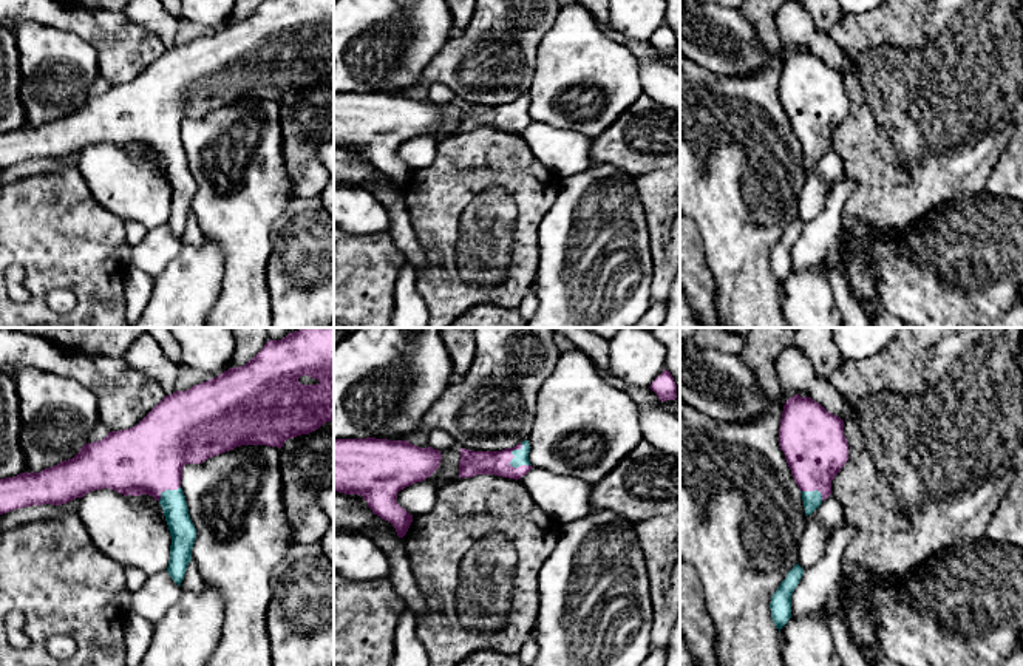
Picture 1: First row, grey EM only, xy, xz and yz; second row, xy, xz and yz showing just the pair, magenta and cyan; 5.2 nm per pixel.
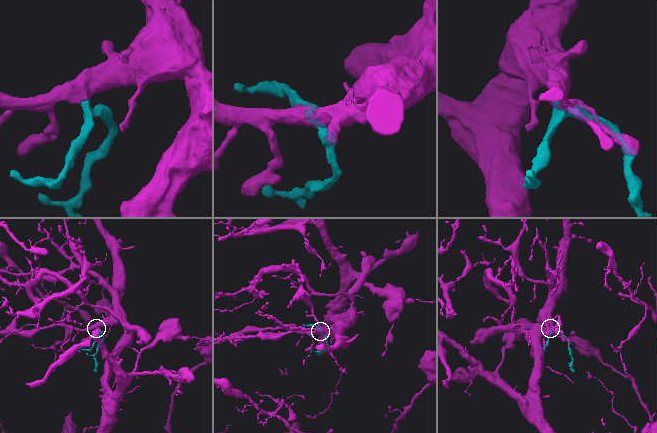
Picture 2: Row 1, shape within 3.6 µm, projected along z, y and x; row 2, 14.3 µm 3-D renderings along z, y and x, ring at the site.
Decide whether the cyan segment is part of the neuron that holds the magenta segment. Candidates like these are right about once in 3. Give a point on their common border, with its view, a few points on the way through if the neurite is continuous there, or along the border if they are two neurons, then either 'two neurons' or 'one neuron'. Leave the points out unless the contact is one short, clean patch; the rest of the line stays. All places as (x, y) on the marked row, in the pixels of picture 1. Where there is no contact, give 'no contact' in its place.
contact xz (510, 453); way xz (472, 464), (501, 462), (510, 453), (521, 456); one neuron

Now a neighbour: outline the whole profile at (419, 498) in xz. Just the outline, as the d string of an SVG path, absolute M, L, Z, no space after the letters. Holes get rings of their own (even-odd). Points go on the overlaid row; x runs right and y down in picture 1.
M453 445L439 451L442 454L439 468L425 481L405 487L397 493L397 504L413 516L430 513L437 490L444 484L459 479L461 447Z

